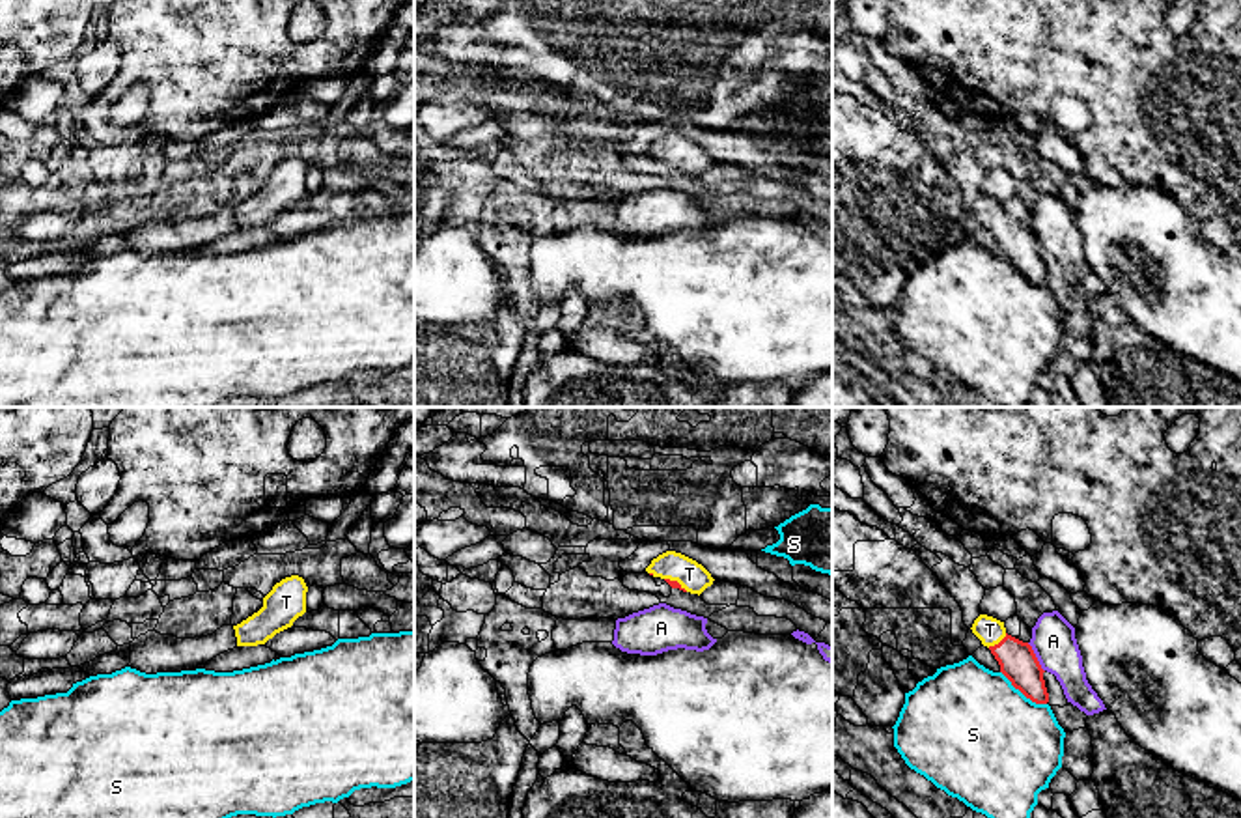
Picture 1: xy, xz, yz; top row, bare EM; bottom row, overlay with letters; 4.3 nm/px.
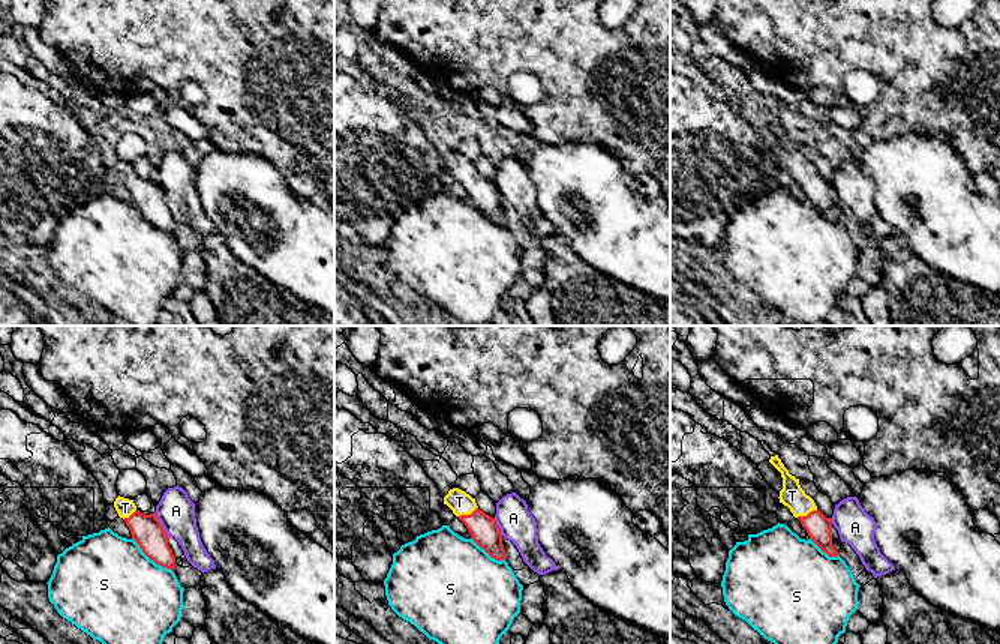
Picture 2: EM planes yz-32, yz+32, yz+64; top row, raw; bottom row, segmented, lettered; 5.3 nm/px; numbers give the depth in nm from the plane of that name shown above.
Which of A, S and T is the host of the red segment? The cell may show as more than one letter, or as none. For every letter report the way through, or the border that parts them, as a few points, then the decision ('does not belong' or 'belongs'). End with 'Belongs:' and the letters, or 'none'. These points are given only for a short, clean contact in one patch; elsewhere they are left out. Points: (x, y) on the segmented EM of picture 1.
A: border yz (1027, 643), (1044, 671); does not belong
S: does not belong
T: way yz (1017, 662), (999, 643), (990, 630); belongs
Belongs: T

